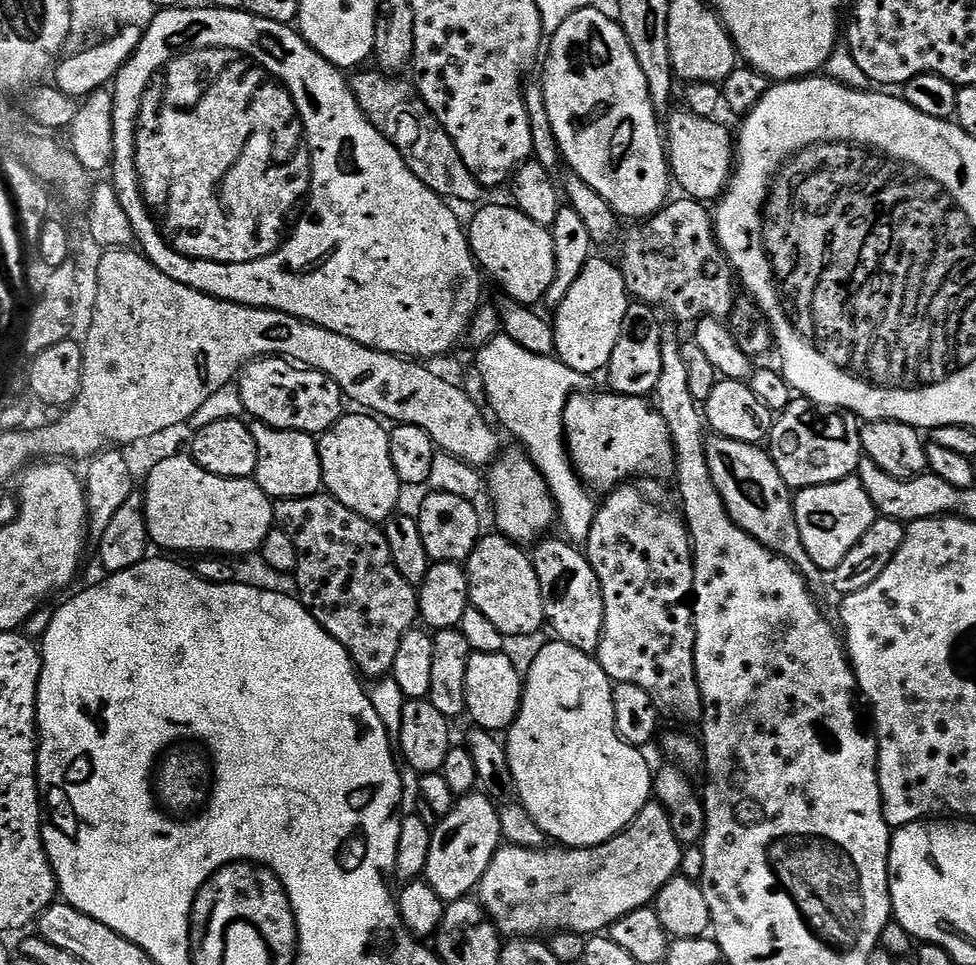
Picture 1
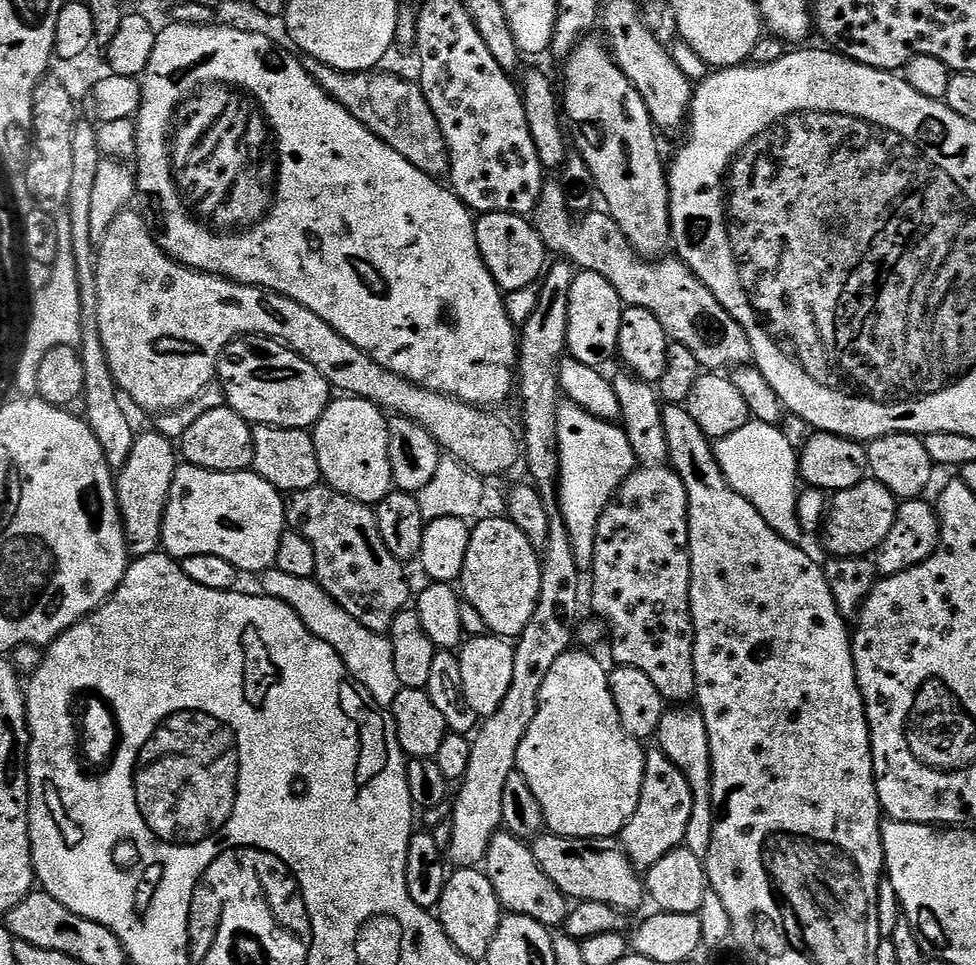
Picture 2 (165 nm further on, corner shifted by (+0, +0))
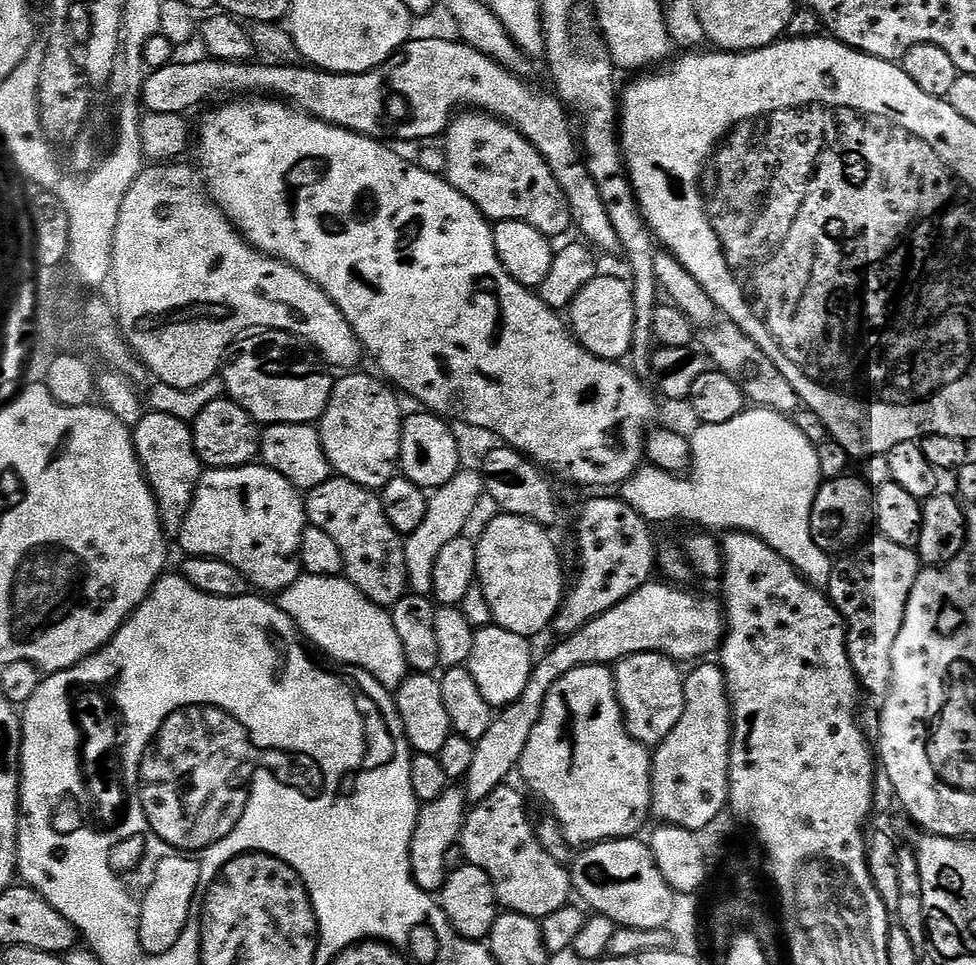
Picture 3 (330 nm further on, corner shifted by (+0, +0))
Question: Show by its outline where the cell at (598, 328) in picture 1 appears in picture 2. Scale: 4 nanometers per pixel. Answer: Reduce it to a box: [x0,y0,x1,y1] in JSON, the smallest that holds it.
[567,271,625,369]

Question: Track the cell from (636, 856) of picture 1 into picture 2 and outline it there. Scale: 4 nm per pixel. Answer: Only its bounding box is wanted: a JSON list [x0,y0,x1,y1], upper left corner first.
[618,751,694,869]

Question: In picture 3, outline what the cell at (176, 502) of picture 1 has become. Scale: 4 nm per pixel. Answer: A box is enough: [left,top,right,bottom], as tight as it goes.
[178,462,306,594]

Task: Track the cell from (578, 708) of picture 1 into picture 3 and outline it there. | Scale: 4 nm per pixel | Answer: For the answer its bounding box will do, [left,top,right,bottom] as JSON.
[518,664,650,846]

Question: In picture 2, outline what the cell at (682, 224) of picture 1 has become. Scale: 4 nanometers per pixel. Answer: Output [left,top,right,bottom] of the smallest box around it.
[534,183,753,370]

